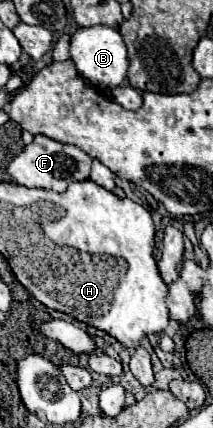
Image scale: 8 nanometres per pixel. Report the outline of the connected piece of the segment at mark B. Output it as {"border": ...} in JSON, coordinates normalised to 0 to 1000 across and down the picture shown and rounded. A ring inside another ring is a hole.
{"border":[[[516,61],[366,65],[329,93],[329,131],[338,131],[366,168],[432,201],[451,201],[469,210],[526,210],[526,206],[563,201],[592,182],[592,164],[601,164],[592,107],[582,107],[582,93],[545,65],[516,65]]]}

